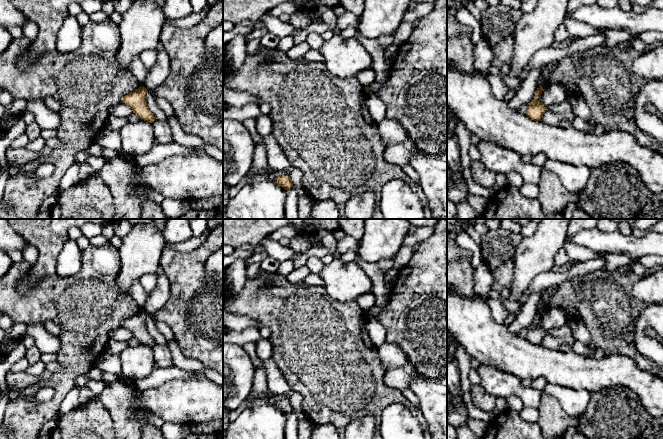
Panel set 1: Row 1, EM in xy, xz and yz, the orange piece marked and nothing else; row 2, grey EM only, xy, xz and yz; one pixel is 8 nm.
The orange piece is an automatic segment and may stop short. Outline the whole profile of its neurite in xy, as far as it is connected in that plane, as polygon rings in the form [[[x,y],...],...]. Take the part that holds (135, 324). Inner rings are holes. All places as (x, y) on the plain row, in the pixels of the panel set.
[[[139,311],[135,315],[125,319],[121,325],[128,329],[134,338],[138,339],[141,344],[153,347],[157,342],[151,337],[146,328],[147,313]]]

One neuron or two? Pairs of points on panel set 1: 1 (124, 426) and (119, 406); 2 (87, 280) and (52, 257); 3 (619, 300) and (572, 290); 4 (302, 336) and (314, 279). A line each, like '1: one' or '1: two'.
1: one
2: two
3: one
4: two

